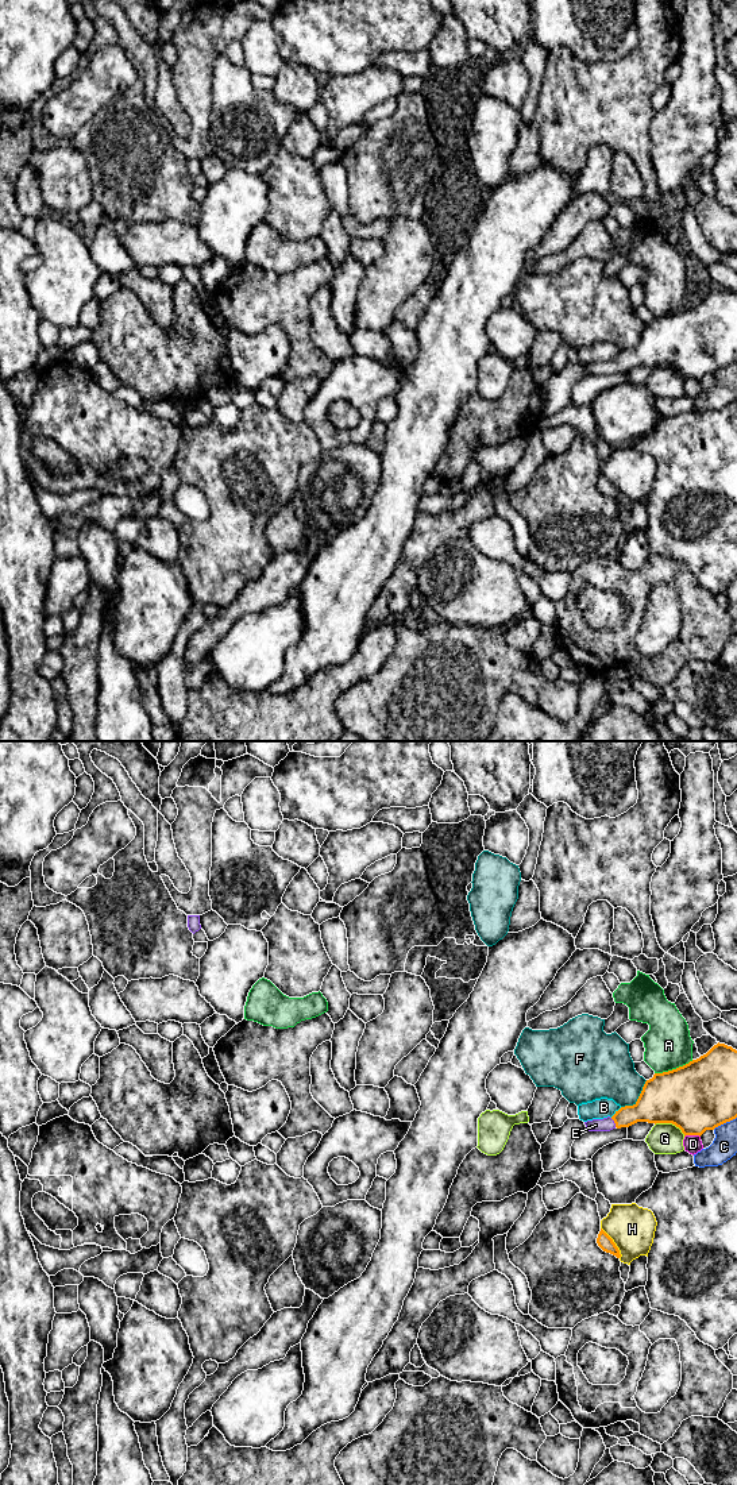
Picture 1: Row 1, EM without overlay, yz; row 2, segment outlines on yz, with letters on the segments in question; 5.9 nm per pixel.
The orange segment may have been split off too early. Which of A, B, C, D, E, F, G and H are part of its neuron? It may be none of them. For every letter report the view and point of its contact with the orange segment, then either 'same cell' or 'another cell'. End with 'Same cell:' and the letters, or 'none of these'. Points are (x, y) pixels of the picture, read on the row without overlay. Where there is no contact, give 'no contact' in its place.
A: meets orange in yz at (674, 313); another cell
B: meets orange in yz at (616, 355); another cell
C: meets orange in yz at (724, 366); another cell
D: meets orange in yz at (691, 378); another cell
E: meets orange in yz at (614, 366); same cell
F: meets orange in yz at (639, 342); another cell
G: meets orange in yz at (671, 366); another cell
H: meets orange in yz at (613, 486); another cell
Same cell: E

